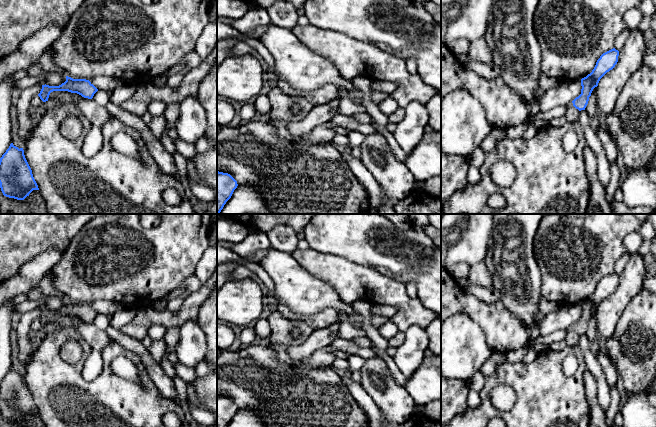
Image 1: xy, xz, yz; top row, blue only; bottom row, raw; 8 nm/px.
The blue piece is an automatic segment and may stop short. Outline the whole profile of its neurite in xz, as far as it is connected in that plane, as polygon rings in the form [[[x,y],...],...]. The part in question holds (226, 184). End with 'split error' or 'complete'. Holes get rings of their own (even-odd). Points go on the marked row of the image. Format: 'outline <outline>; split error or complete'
outline [[[217,171],[217,214],[221,212],[237,186],[237,181],[230,174]]]; complete

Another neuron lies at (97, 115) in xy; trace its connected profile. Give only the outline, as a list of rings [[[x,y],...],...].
[[[83,97],[79,102],[72,104],[72,106],[92,124],[91,130],[84,137],[82,152],[87,157],[94,156],[103,146],[100,132],[101,125],[115,117],[93,99]]]

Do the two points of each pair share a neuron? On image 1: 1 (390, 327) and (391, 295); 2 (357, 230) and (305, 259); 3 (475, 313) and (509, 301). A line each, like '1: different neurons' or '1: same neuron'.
1: different neurons
2: different neurons
3: different neurons

